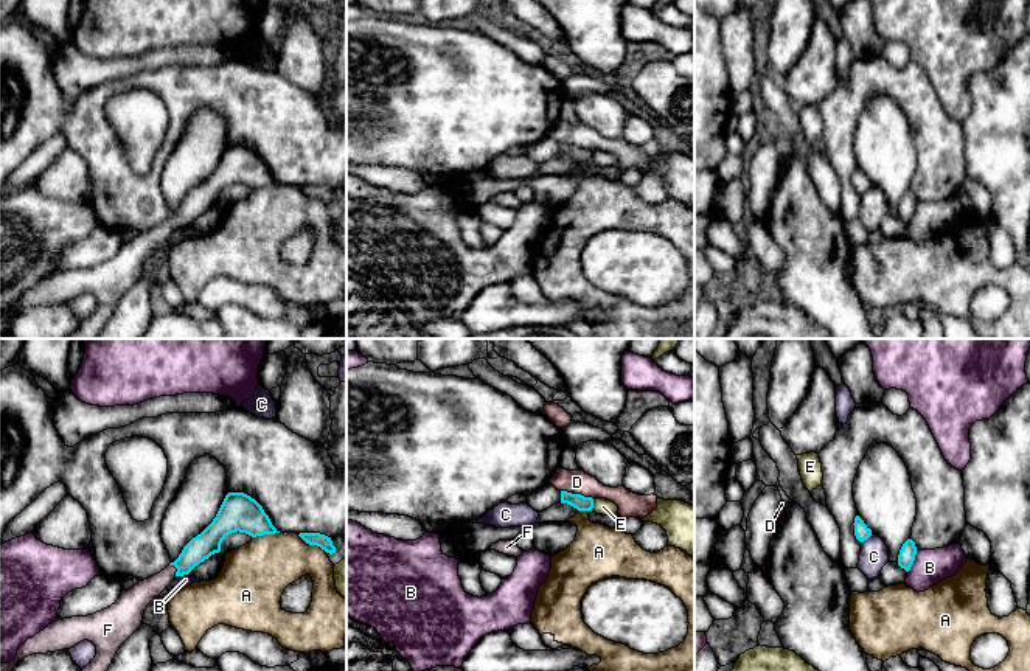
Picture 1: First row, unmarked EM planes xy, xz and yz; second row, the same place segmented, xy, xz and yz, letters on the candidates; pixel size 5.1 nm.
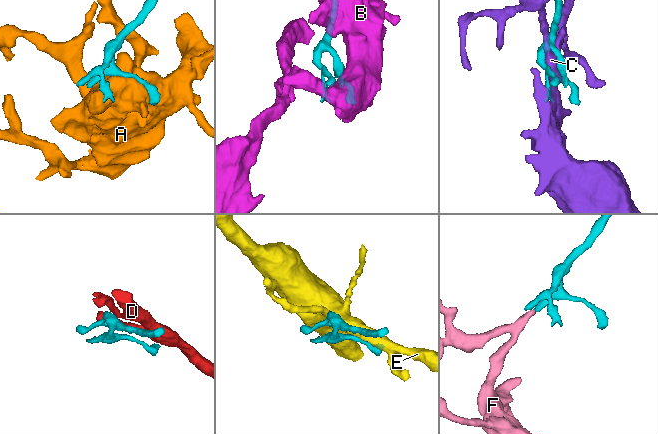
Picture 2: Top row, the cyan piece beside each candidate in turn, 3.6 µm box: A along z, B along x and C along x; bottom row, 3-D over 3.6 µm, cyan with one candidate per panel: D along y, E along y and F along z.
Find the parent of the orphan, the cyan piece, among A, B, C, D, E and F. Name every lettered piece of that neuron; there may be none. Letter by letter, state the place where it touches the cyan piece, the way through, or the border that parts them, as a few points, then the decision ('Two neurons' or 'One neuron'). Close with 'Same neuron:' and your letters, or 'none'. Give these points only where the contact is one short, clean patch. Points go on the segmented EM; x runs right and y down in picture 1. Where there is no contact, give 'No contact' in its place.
A: Touches cyan at xy (313, 544). Two neurons
B: Touches cyan at yz (914, 559). Boundary: yz (917, 550), (908, 572). Two neurons
C: Touches cyan at yz (866, 539). Two neurons
D: Touches cyan at xz (577, 494). Boundary: xz (561, 490), (580, 493), (592, 499). Two neurons
E: Touches cyan at xz (592, 505). Two neurons
F: Touches cyan at xy (176, 567). Path across: xy (208, 542), (176, 567), (143, 592). One neuron
Same neuron: F

